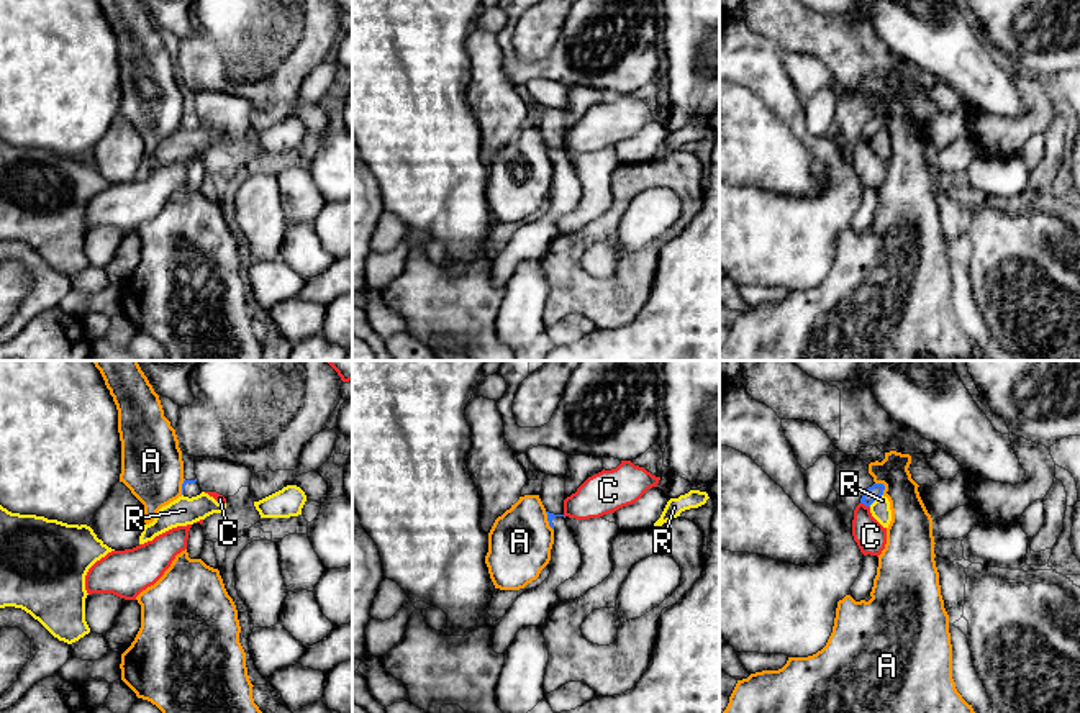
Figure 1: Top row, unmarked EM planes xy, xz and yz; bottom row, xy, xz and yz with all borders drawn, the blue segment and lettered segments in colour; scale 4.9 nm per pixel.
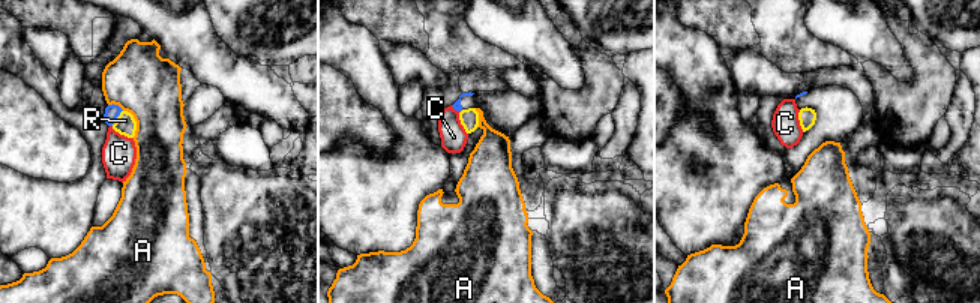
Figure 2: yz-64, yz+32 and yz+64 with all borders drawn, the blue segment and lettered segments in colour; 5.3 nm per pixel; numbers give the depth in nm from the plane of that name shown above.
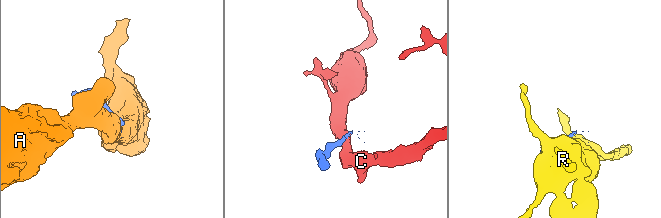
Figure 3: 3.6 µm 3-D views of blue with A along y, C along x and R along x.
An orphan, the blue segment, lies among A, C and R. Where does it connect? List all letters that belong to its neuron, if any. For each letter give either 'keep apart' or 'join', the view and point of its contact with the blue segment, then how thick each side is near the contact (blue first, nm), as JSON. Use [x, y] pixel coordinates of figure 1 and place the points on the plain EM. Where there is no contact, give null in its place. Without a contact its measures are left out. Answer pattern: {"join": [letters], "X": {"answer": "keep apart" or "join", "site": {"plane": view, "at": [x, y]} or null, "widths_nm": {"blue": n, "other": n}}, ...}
{"join": [], "A": {"answer": "keep apart", "site": {"plane": "yz", "at": [884, 118]}, "widths_nm": {"blue": 70, "other": 200}}, "C": {"answer": "keep apart", "site": {"plane": "yz", "at": [866, 138]}, "widths_nm": {"blue": 70, "other": 160}}, "R": {"answer": "keep apart", "site": {"plane": "yz", "at": [875, 131]}, "widths_nm": {"blue": 70, "other": 100}}}

